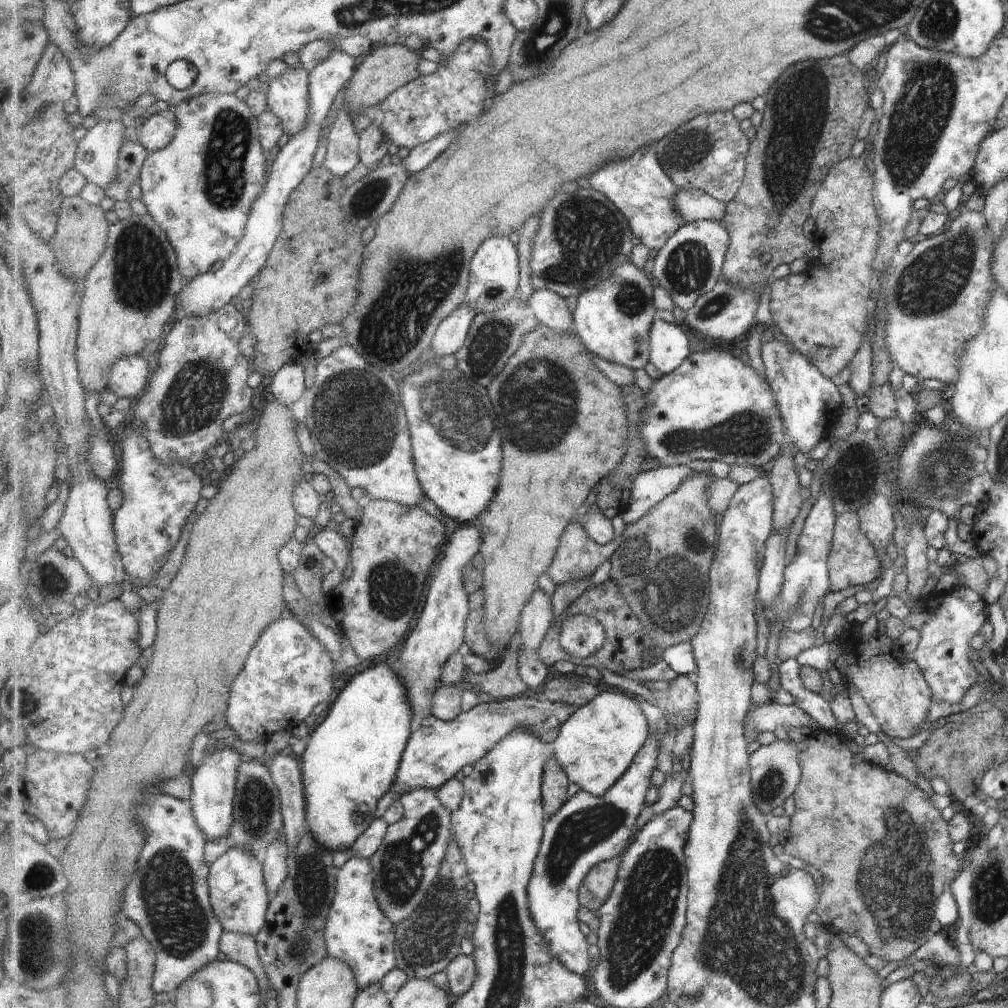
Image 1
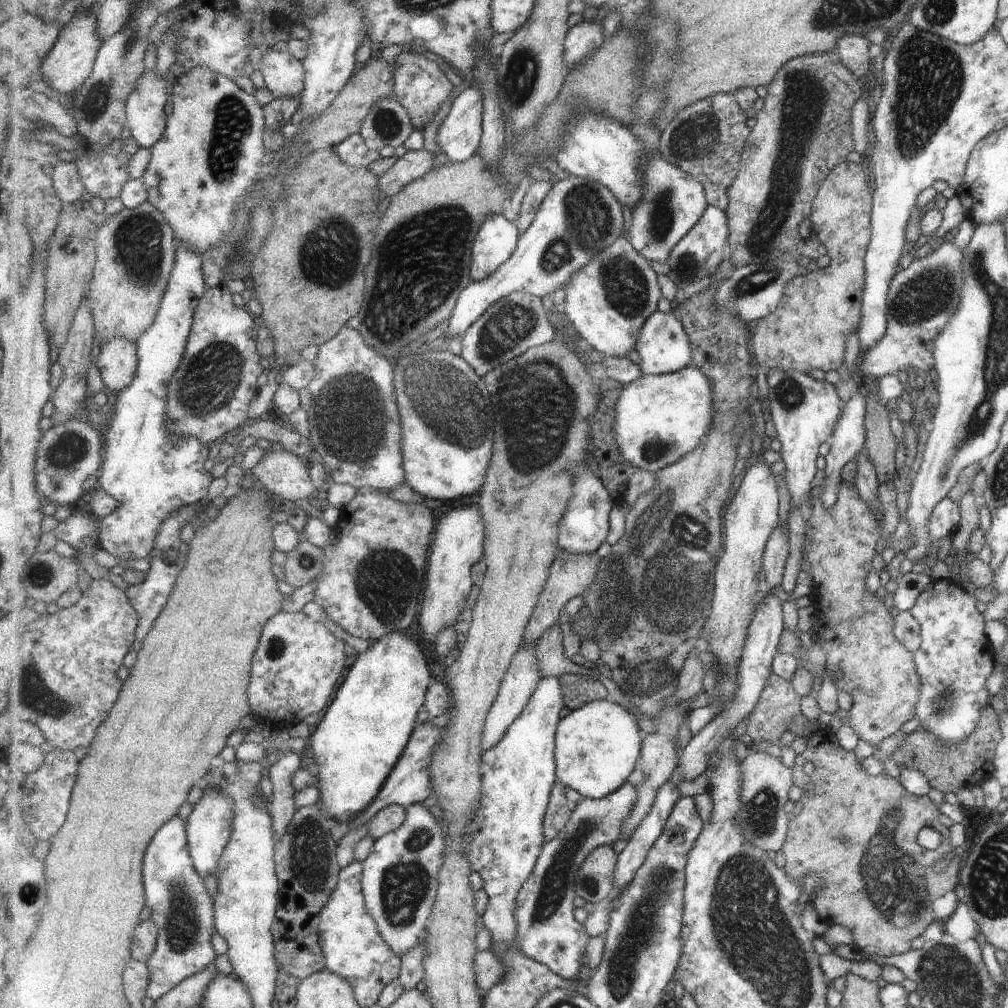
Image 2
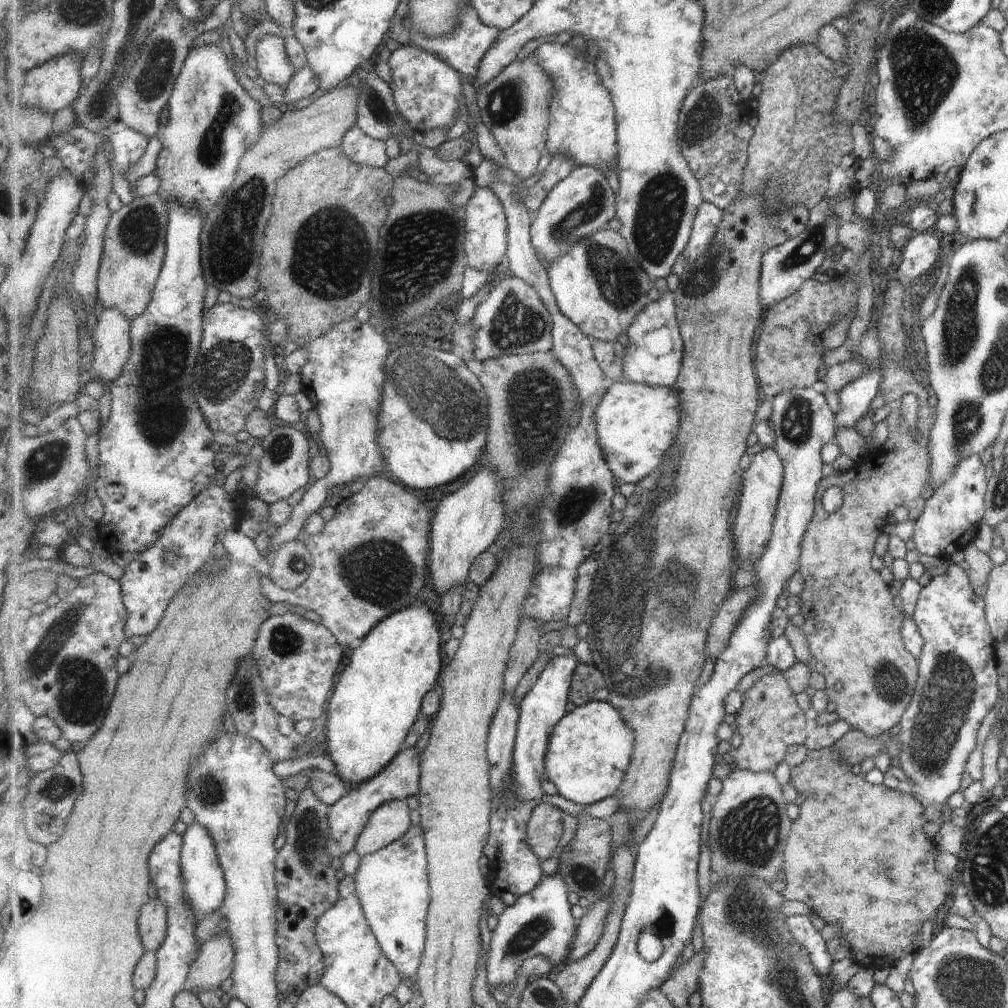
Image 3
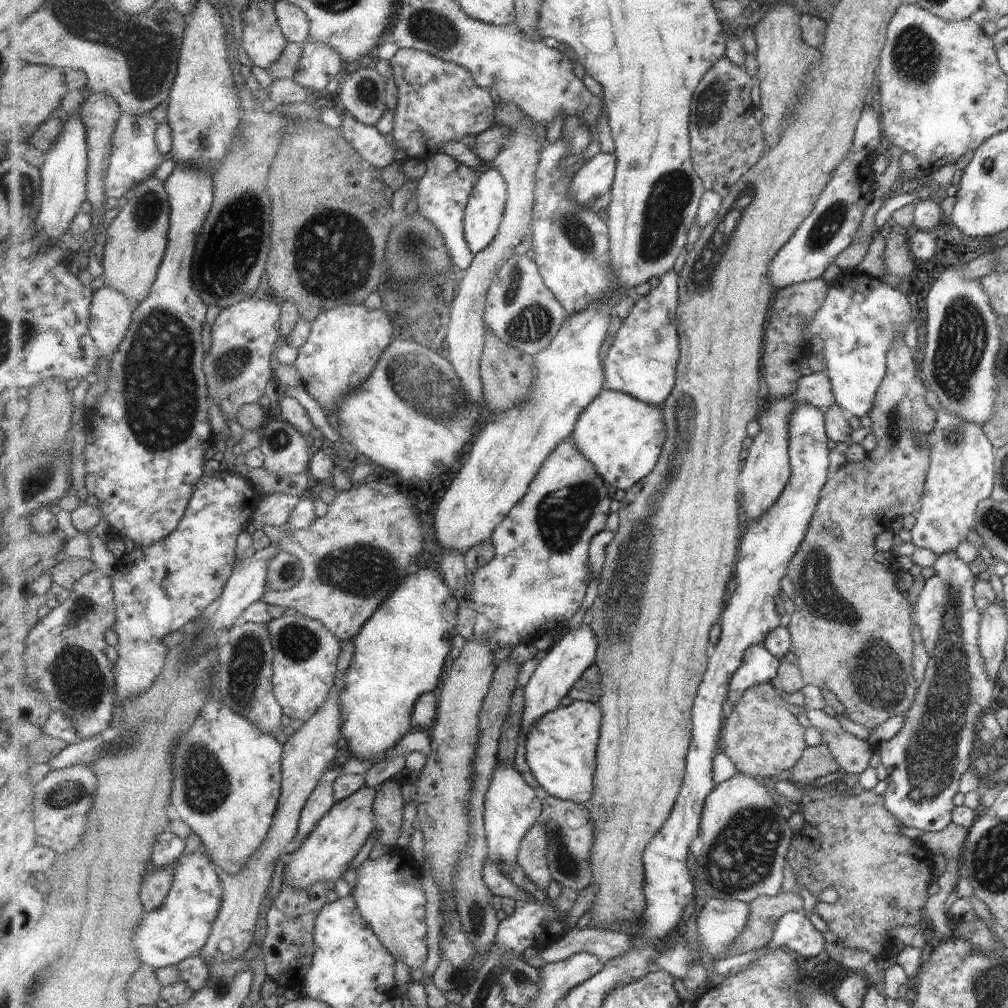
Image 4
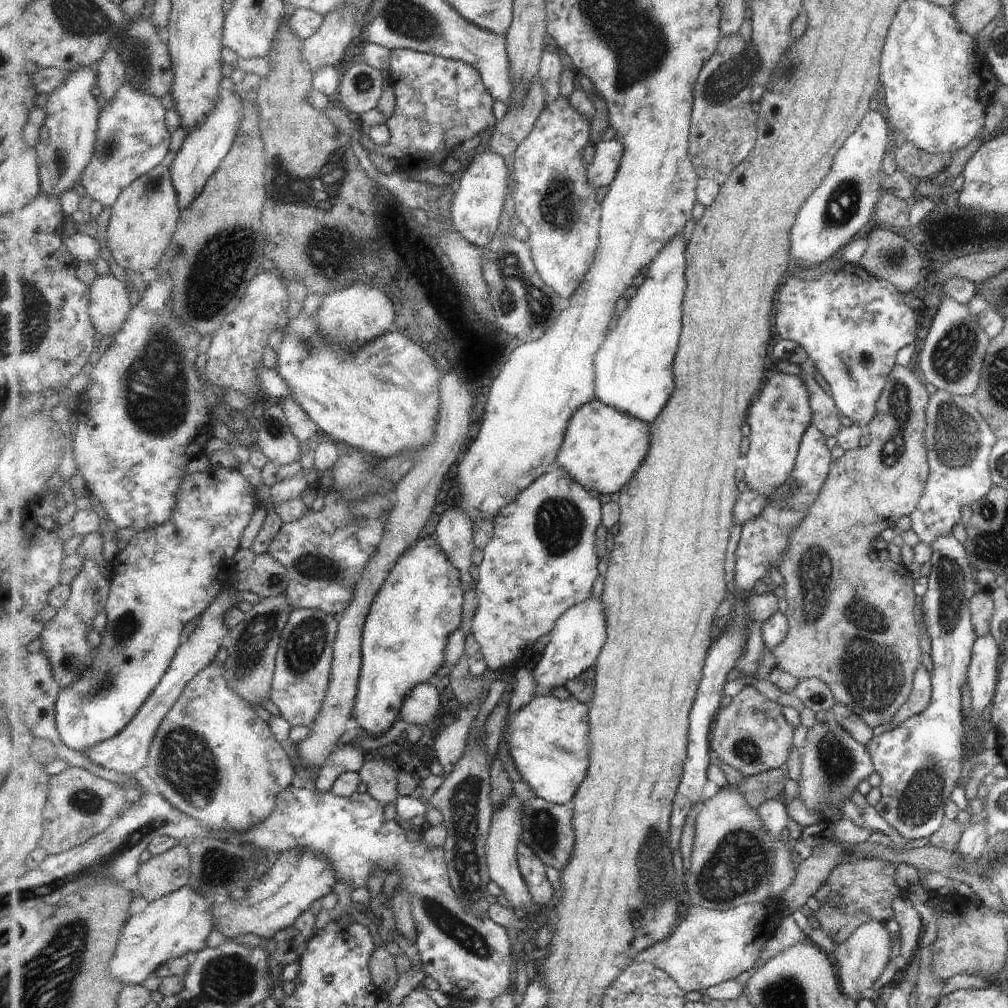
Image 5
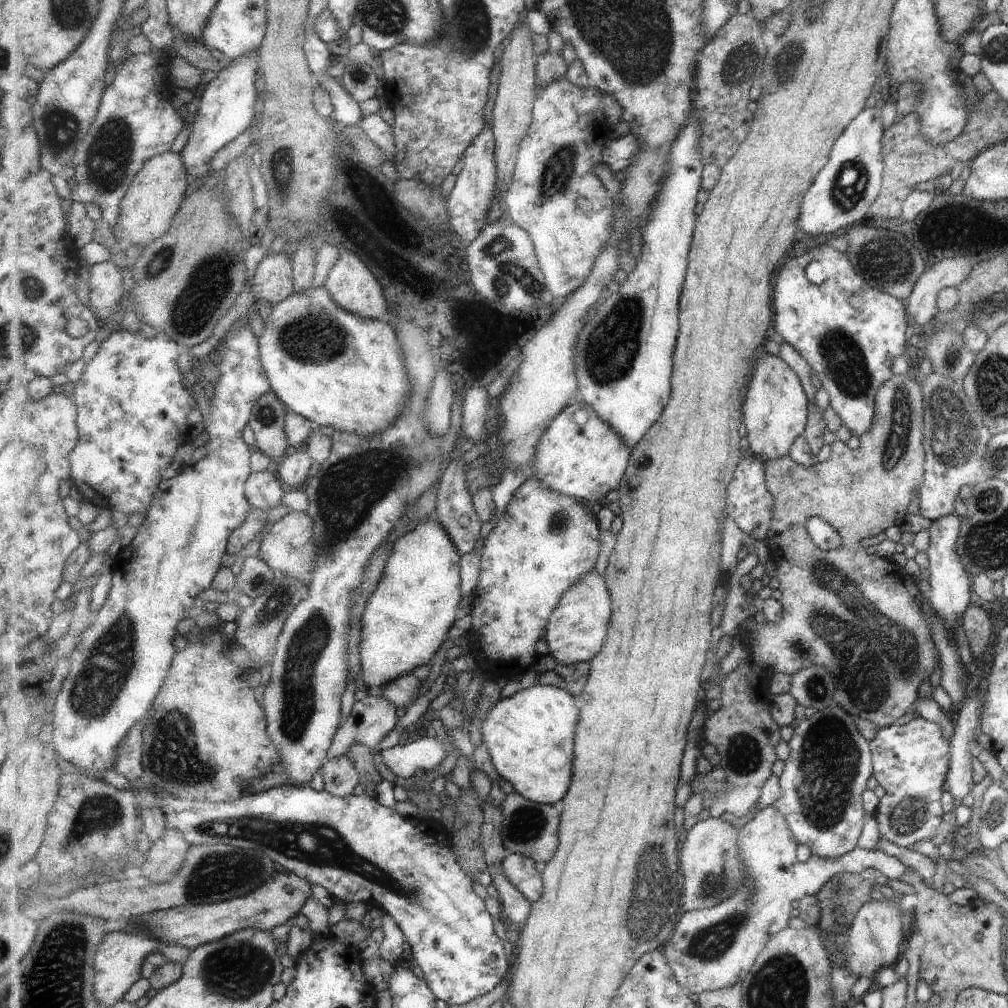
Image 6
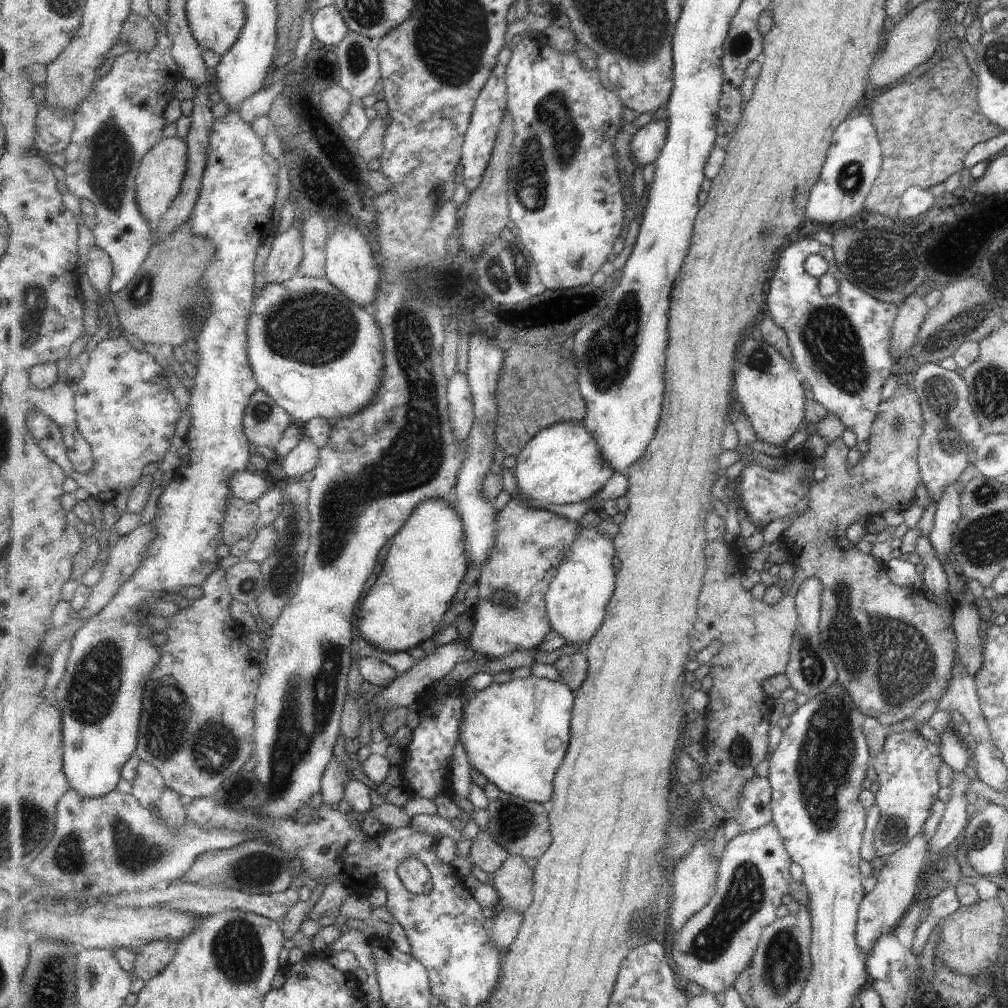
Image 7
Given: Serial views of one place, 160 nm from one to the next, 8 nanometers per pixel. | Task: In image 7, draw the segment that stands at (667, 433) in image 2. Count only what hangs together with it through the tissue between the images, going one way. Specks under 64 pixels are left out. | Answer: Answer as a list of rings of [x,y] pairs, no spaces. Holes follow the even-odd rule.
[[[561,422],[543,432],[539,432],[517,457],[517,466],[515,466],[514,478],[517,482],[517,496],[525,504],[529,504],[535,510],[547,510],[546,505],[566,505],[577,502],[591,500],[597,496],[597,492],[611,480],[615,470],[609,466],[609,462],[601,456],[600,445],[593,438],[593,434],[585,428],[584,424],[577,422]]]

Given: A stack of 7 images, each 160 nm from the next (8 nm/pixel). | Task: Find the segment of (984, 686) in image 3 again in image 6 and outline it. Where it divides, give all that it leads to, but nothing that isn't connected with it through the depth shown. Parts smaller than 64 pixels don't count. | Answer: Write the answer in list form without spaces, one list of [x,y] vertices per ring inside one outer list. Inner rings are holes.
[[[955,512],[933,520],[928,529],[929,547],[925,553],[929,562],[927,572],[929,572],[930,589],[926,592],[927,603],[933,606],[933,610],[945,624],[950,625],[957,617],[961,617],[966,607],[975,600],[971,593],[970,578],[961,568],[957,552],[955,552],[959,526],[960,518]],[[915,716],[903,726],[879,728],[868,748],[872,776],[885,791],[873,816],[879,837],[899,847],[930,840],[939,830],[941,786],[948,772],[949,744],[941,726]]]

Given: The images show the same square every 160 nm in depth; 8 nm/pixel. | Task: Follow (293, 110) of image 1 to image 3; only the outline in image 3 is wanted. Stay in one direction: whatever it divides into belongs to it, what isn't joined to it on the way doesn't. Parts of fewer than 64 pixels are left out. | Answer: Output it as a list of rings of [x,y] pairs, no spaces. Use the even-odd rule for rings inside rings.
[[[264,33],[255,50],[258,73],[266,83],[287,84],[296,76],[297,69],[291,64],[287,53],[285,35]]]

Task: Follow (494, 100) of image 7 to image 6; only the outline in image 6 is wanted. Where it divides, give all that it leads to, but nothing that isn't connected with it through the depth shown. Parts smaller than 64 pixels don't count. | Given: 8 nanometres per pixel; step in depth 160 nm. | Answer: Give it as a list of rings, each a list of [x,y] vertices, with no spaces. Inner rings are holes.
[[[485,124],[481,135],[473,140],[473,145],[465,152],[464,168],[456,178],[448,205],[450,225],[454,232],[461,236],[464,242],[476,240],[484,232],[487,225],[487,214],[496,198],[497,191],[497,162],[496,162],[496,137],[492,124]]]

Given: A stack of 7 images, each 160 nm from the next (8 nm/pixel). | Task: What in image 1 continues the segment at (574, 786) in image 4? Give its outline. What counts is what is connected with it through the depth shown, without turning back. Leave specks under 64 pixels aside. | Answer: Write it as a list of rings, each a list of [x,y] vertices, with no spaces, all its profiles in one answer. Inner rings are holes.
[[[603,691],[561,725],[559,736],[551,744],[553,756],[572,782],[584,791],[602,797],[627,772],[645,746],[649,724],[639,700],[625,691]]]

